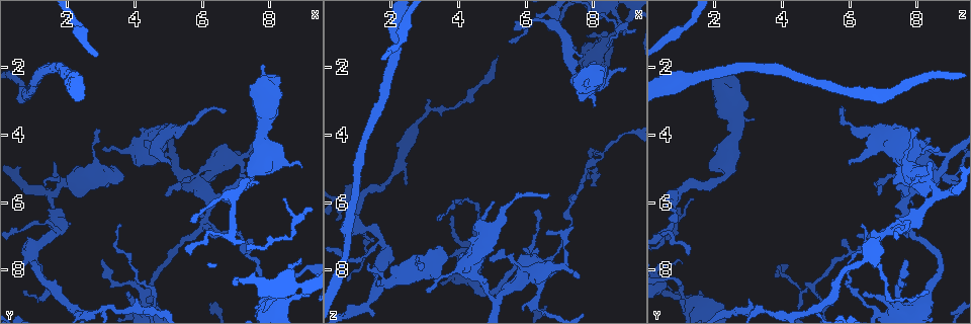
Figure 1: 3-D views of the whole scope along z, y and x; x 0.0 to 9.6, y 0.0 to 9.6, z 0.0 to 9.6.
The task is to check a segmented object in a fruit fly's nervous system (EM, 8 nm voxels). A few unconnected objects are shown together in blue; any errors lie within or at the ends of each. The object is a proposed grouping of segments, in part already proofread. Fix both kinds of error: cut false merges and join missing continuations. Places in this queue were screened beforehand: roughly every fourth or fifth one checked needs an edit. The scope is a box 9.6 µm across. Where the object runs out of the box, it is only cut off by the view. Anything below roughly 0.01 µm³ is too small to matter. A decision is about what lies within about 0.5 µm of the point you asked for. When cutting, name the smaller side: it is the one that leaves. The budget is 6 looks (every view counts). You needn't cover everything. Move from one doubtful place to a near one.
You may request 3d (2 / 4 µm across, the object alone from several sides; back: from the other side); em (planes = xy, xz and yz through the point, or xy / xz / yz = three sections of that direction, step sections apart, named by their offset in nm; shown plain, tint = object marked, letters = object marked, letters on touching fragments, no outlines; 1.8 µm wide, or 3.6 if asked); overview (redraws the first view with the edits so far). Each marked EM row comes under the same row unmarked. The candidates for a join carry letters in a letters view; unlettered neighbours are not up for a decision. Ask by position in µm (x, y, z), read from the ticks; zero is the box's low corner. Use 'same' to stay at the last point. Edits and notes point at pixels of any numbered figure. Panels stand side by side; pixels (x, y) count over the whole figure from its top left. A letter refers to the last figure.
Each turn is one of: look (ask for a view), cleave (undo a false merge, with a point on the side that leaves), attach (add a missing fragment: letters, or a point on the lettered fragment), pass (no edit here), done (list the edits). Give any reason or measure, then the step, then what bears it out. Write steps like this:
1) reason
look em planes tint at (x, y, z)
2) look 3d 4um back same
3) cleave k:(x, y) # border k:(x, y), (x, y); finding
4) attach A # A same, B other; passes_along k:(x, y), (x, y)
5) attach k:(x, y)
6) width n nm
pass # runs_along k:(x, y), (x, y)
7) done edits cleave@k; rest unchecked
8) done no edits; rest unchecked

three arms meet
look em xz step 4 letters at (6.90, 5.75, 0.75)

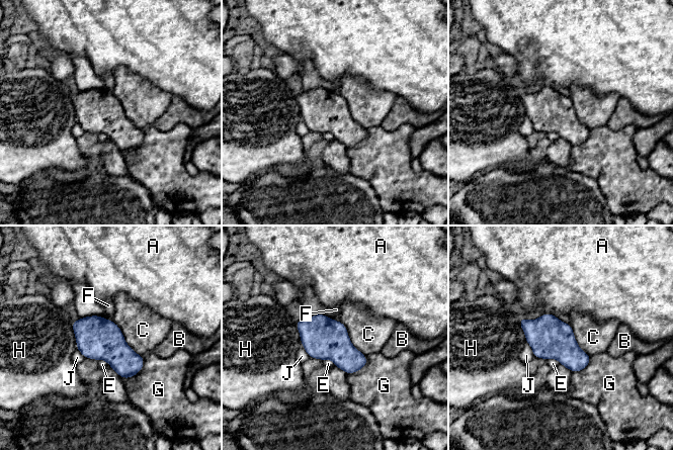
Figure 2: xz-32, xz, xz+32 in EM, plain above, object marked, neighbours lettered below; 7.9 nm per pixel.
longest_contact C 380 nm
pass # A other, B other, C other, E other, F other, G other, H other, J other; border 2:(112, 320), (124, 341), (142, 356); one neuron here

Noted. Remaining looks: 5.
a narrow waist
look em planes letters at (9.00, 8.75, 0.70)

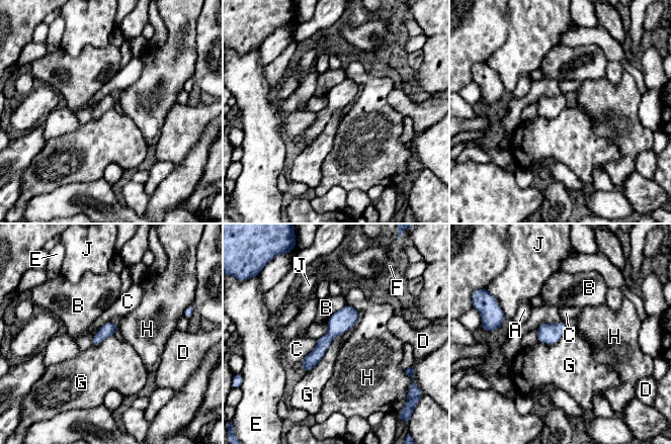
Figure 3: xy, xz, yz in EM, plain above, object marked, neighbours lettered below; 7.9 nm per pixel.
width 110 nm
pass # A other, B other, C other, D other, E other, F other, G other, H other, J other; runs_along 3:(354, 312), (328, 337), (307, 368); one neuron here

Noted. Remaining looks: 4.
an open end
look 3d 4um at (3.45, 5.05, 8.25)

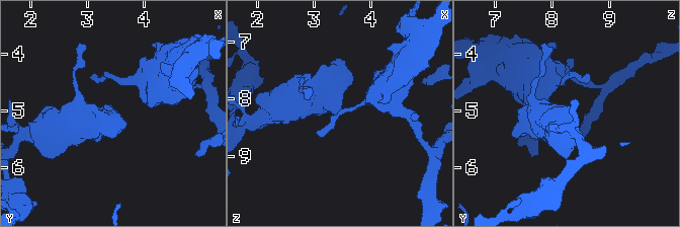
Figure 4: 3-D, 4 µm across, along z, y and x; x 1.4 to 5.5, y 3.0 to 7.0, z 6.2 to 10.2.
need the tissue
look em 3.6um planes letters at (3.35, 5.05, 8.30)

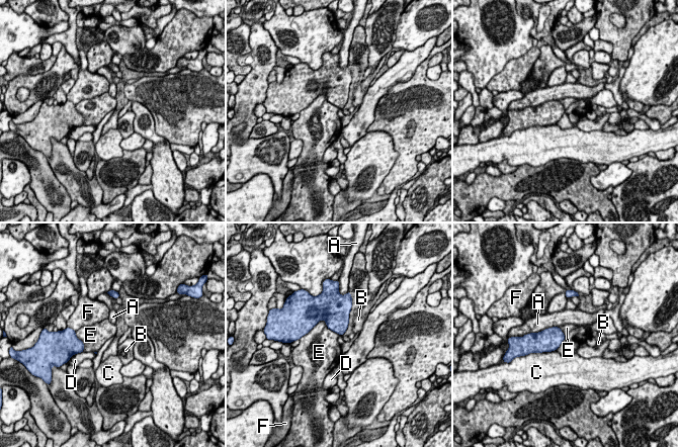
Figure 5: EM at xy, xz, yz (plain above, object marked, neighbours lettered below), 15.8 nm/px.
pass # A other, B other, C other, D other, E other, F other; border 5:(305, 335), (323, 320), (340, 336); no lettered fragment goes on from it

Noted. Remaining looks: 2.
done no edits; rest unchecked

